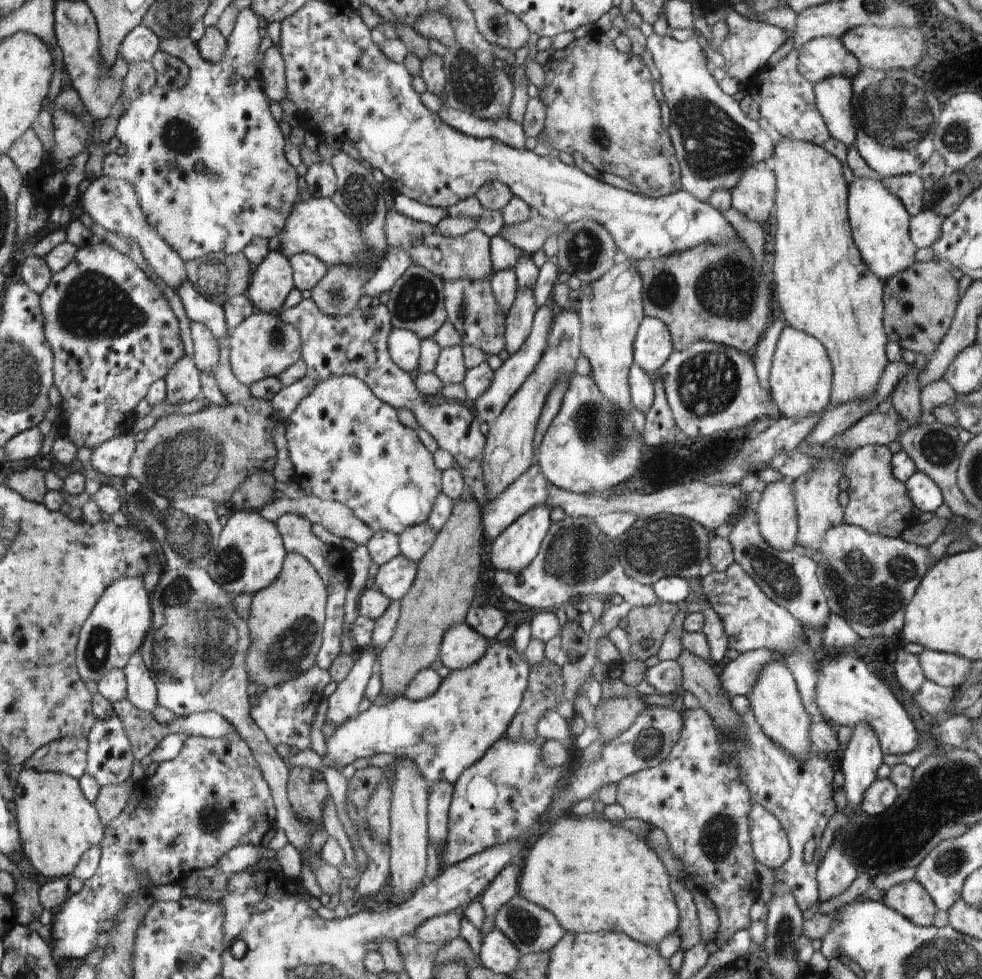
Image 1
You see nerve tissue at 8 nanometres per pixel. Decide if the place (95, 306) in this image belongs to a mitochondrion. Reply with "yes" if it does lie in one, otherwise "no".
yes

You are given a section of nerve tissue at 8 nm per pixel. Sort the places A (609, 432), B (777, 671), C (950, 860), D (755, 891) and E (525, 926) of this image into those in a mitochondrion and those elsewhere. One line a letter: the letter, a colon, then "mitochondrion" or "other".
A: mitochondrion
B: other
C: mitochondrion
D: other
E: mitochondrion

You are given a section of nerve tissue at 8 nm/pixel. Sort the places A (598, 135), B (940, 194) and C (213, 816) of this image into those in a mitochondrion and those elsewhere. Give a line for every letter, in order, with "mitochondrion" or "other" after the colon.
A: mitochondrion
B: mitochondrion
C: mitochondrion

